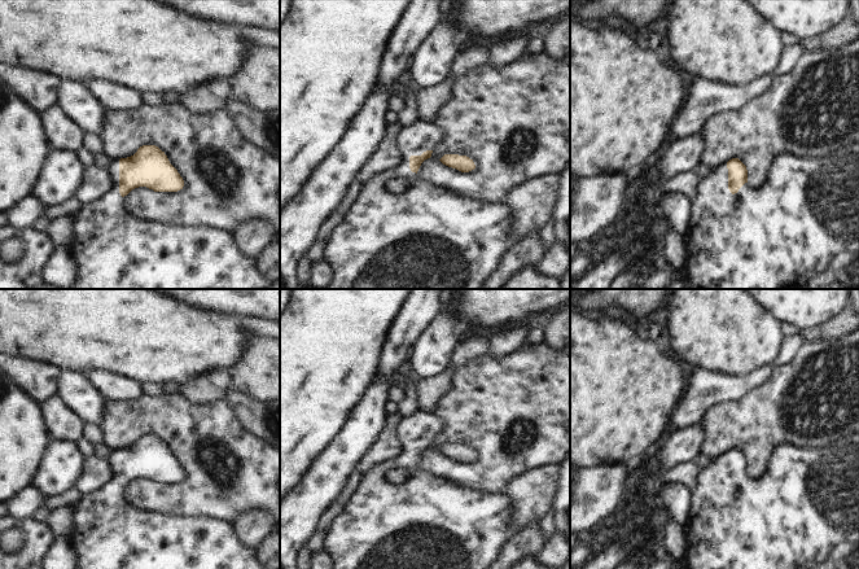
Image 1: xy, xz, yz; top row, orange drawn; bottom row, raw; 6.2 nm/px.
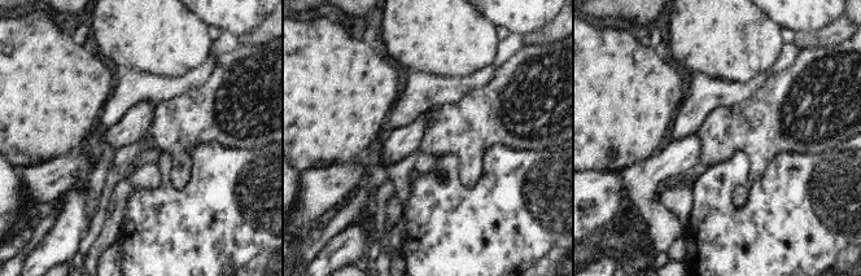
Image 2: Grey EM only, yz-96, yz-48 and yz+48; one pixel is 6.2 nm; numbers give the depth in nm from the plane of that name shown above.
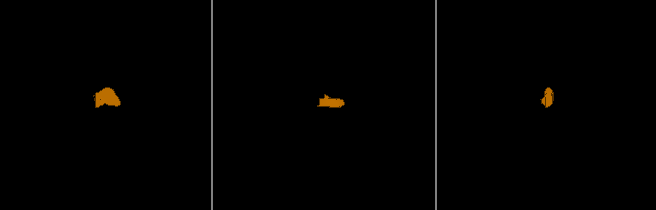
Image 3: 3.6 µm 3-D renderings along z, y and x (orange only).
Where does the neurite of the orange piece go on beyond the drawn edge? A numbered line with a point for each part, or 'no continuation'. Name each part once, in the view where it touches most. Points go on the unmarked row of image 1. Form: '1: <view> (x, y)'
1: yz (806, 500)

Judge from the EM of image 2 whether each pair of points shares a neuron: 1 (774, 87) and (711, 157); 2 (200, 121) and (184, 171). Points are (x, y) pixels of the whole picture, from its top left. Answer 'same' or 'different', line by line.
1: same
2: same

